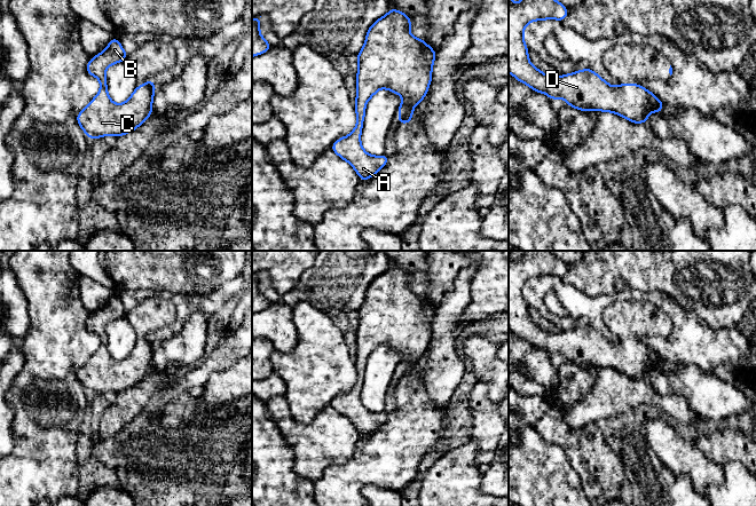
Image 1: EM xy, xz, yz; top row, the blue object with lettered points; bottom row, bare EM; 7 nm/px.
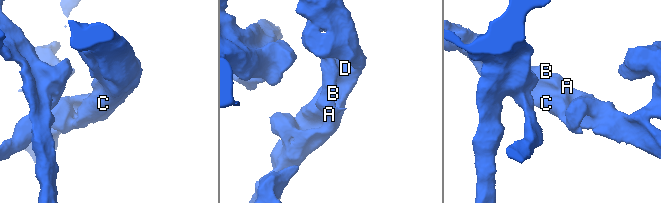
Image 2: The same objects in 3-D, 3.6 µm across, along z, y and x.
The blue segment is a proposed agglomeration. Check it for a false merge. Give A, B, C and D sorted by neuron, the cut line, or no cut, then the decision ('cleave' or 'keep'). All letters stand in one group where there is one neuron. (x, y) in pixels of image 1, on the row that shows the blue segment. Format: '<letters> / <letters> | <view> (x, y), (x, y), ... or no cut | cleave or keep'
A B C D | no cut | keep

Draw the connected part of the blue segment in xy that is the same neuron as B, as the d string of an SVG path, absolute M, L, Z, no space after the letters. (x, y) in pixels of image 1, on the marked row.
M113 37L107 48L87 64L88 74L100 80L99 94L77 116L78 125L89 139L107 135L123 136L135 131L152 113L152 100L156 85L152 80L135 87L131 97L116 104L111 101L107 85L107 69L126 60L127 53Z

